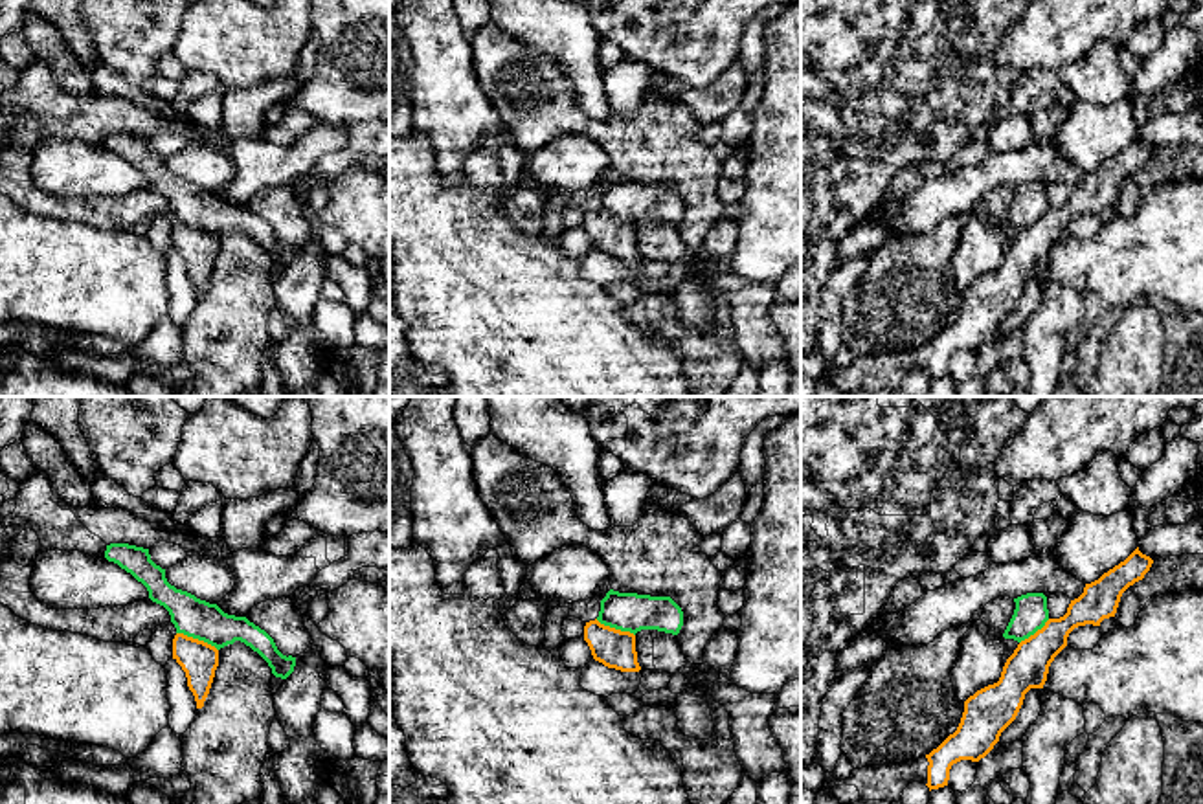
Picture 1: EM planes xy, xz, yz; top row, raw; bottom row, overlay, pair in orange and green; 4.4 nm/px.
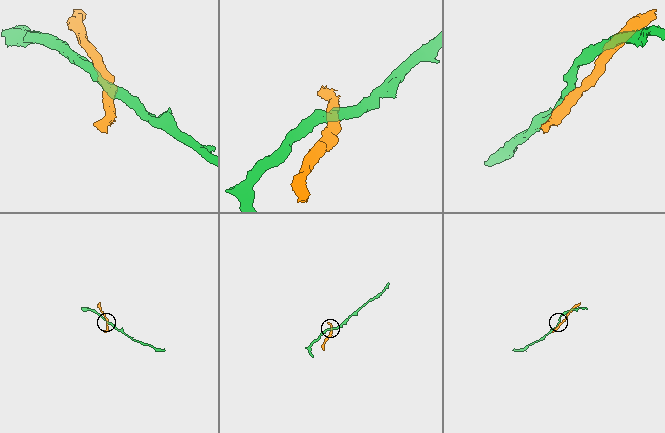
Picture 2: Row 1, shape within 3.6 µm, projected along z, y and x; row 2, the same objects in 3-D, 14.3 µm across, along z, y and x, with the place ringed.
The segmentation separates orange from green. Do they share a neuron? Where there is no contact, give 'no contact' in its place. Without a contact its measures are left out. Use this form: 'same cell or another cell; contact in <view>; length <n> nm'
another cell; contact in xy; length 200 nm

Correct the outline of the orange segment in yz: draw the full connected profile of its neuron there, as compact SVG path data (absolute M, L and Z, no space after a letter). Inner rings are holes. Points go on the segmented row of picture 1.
M1137 547L1124 562L1085 584L1084 593L1071 600L1063 617L1049 619L1041 630L1017 644L997 683L964 701L964 712L953 734L918 760L852 769L849 778L834 786L839 804L898 802L909 784L926 784L929 791L944 787L953 764L984 758L1016 720L1025 694L1030 688L1043 688L1049 666L1067 646L1069 633L1078 626L1100 626L1104 619L1115 617L1122 593L1142 580L1152 564L1153 560Z

